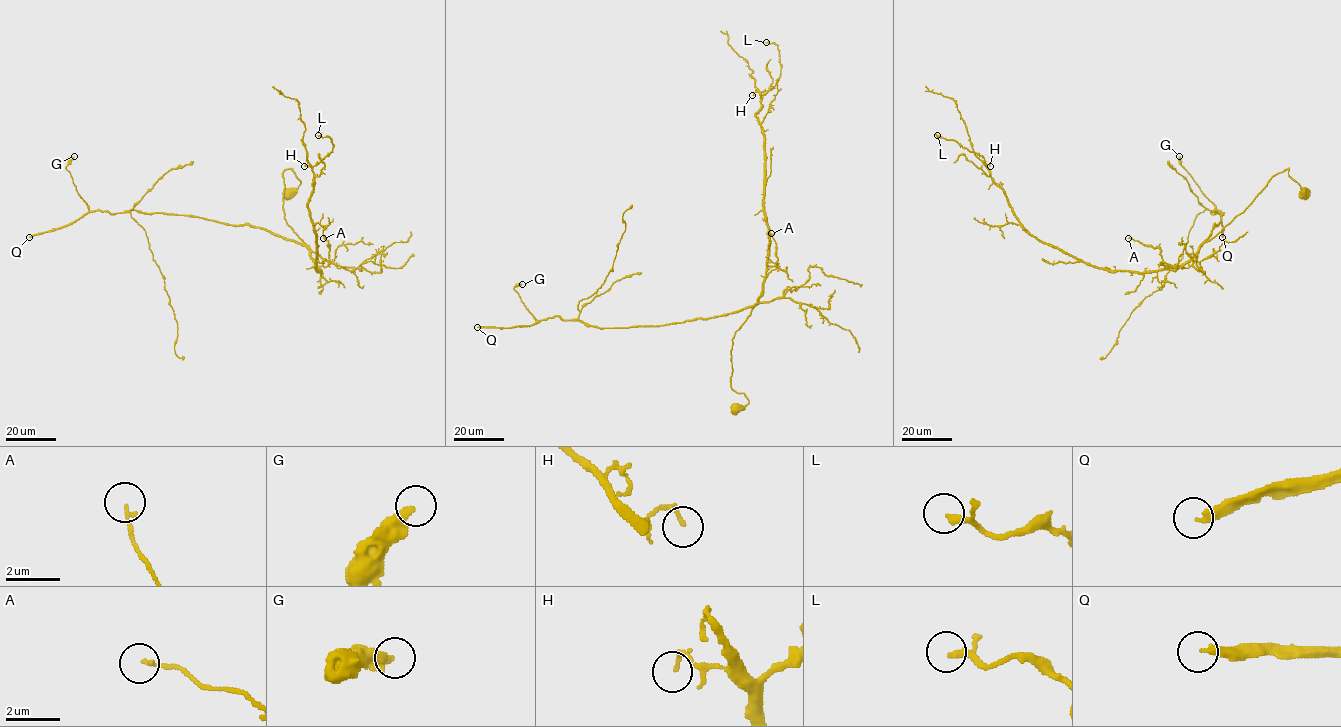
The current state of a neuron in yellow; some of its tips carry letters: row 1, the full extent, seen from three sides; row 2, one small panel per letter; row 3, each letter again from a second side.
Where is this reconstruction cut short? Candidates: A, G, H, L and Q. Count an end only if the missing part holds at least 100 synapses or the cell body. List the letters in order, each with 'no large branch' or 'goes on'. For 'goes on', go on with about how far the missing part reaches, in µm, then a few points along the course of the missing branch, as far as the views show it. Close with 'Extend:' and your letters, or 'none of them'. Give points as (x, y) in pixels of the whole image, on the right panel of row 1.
A: no large branch
G: no large branch
H: no large branch
L: no large branch
Q: goes on; about 250 µm are missing; missing branch runs (1222, 237), (1196, 281), (1169, 289), (1079, 289), (1044, 274), (984, 205), (966, 149), (926, 93), (910, 89)
Extend: Q

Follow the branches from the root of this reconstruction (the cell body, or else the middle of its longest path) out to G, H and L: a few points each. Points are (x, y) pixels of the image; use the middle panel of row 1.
G: (734, 409), (749, 399), (731, 387), (732, 338), (752, 307), (599, 328), (536, 321), (522, 284)
H: (734, 409), (749, 399), (731, 387), (732, 338), (761, 295), (769, 248), (761, 96), (752, 95)
L: (734, 409), (749, 399), (731, 387), (732, 338), (768, 257), (756, 114), (781, 64), (766, 42)

